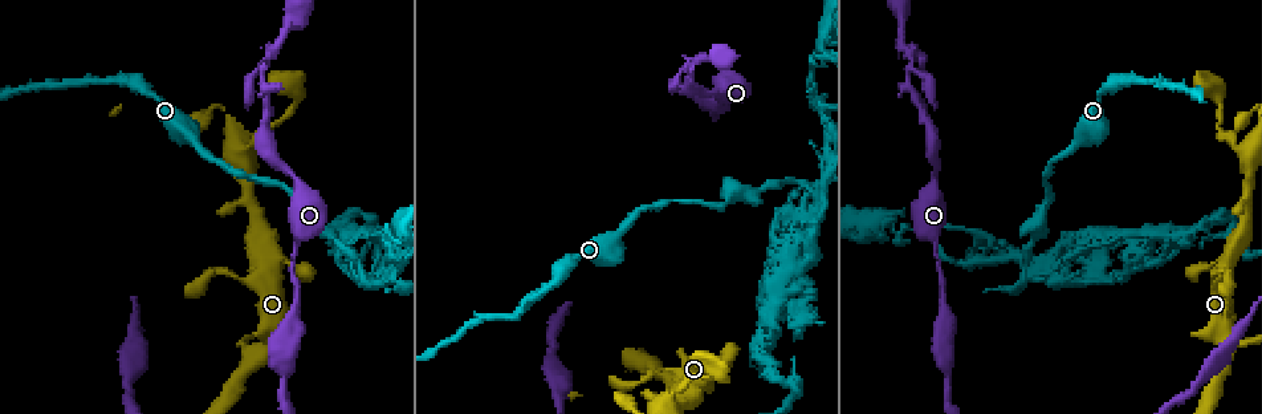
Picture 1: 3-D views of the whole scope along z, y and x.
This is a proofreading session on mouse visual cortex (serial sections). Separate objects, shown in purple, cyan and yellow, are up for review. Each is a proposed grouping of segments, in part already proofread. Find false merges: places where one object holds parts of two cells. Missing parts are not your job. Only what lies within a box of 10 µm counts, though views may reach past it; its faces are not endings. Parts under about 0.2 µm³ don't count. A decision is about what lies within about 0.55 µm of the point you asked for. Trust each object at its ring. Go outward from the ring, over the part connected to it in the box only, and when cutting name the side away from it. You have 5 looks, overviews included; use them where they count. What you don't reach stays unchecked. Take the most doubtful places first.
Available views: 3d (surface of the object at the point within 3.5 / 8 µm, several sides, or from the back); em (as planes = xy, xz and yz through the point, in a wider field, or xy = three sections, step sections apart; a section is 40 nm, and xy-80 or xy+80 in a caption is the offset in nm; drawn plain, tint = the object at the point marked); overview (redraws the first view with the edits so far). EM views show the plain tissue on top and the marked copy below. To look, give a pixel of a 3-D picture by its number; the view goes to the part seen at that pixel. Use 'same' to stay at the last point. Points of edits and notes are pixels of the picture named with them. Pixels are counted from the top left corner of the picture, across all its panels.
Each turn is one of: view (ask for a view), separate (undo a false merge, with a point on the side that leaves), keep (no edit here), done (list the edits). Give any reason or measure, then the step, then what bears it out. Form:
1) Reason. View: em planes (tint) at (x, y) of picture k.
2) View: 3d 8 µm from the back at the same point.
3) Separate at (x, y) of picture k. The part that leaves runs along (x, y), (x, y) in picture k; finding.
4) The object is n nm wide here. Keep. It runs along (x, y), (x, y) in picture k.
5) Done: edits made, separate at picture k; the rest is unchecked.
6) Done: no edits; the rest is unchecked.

A narrow waist. View: 3d 3.5 µm from the back at (384, 286) of picture 1.

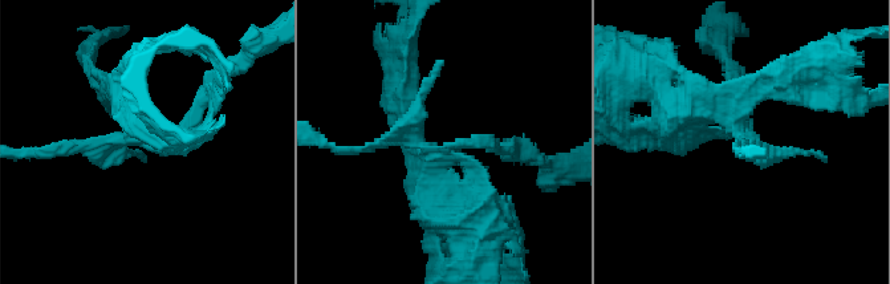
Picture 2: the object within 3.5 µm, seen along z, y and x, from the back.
Shape alone is not enough. View: em xy step 5 (tint) at (447, 144) of picture 2.

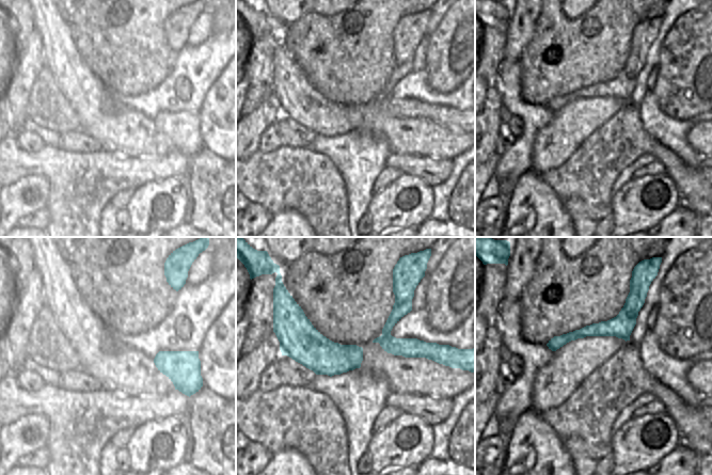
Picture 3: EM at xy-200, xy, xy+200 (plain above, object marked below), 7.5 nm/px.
Separate at (697, 138) of picture 2. The part that leaves runs along (730, 126), (628, 73) in picture 2; a second cell is stuck on.

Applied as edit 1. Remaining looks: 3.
Thin neck. View: 3d 3.5 µm at (907, 77) of picture 1.

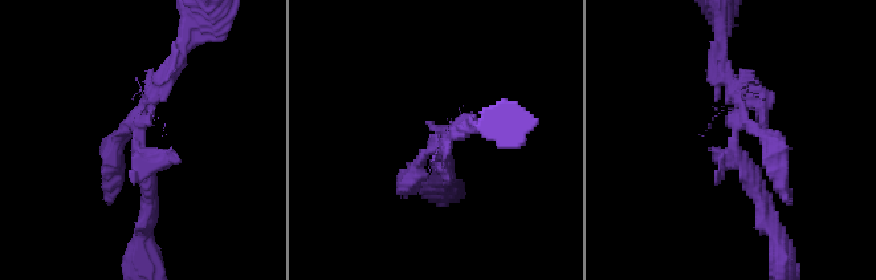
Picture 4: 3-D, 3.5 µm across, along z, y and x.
Keep. It runs along (767, 214), (733, 153), (740, 96), (720, 59) in picture 4; all the same cell.

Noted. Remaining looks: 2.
Done: edits made, separate at picture 2; the rest is unchecked.

